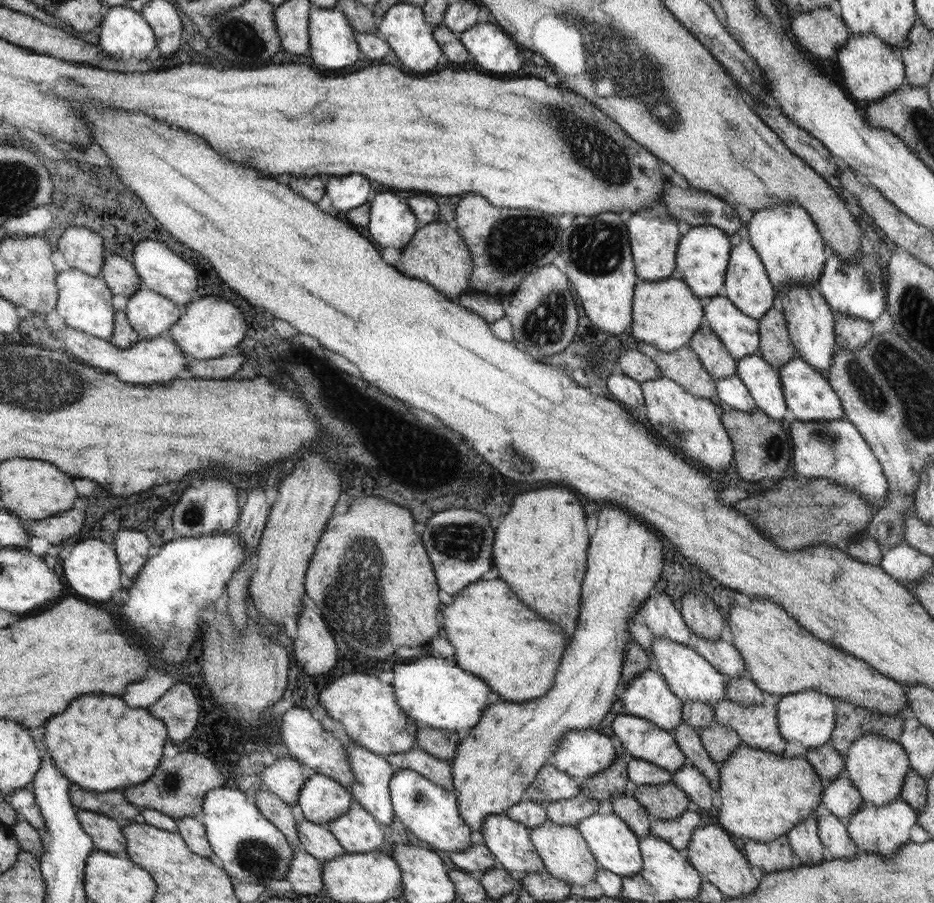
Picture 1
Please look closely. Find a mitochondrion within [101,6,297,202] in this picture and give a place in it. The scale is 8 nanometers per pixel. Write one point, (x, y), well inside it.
(243, 39)

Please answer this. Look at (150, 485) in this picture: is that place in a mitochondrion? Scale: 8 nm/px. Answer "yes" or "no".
no

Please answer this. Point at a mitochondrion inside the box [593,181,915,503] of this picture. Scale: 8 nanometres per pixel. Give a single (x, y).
(868, 376)

